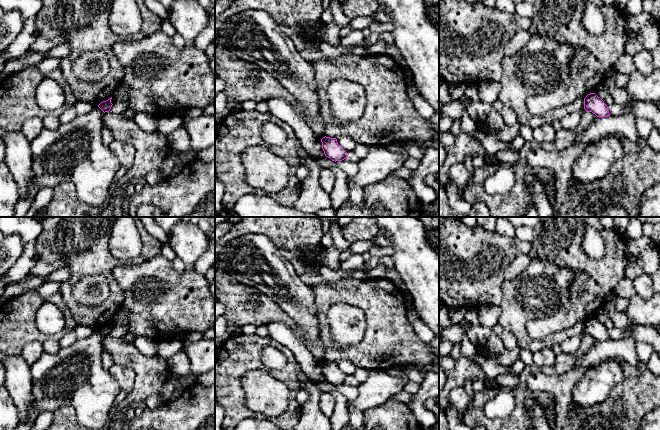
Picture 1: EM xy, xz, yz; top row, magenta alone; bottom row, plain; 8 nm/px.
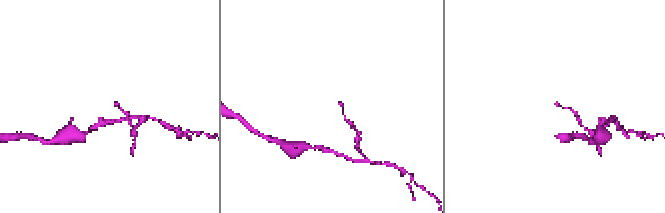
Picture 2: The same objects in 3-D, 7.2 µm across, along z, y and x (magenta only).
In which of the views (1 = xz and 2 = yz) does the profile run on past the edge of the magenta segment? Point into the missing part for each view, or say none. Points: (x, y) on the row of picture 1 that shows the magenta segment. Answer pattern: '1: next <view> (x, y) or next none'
1: next none
2: next none

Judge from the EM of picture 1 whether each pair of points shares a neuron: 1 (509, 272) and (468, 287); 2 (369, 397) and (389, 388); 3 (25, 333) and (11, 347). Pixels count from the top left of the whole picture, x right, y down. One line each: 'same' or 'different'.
1: different
2: same
3: same

